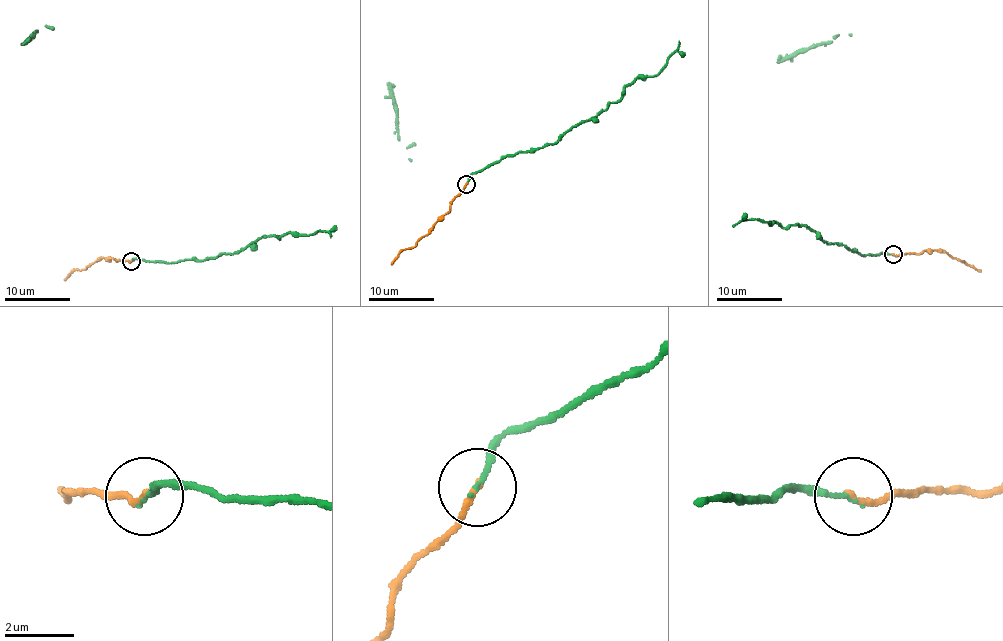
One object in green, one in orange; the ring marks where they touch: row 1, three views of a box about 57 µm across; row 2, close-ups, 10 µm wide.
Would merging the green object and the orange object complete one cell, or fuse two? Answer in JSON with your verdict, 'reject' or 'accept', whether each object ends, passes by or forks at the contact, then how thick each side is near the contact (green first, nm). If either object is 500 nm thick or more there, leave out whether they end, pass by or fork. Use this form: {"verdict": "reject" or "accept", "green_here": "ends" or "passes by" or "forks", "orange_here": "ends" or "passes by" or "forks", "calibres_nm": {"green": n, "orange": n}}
{"verdict": "accept", "green_here": "ends", "orange_here": "ends", "calibres_nm": {"green": 130, "orange": 190}}

